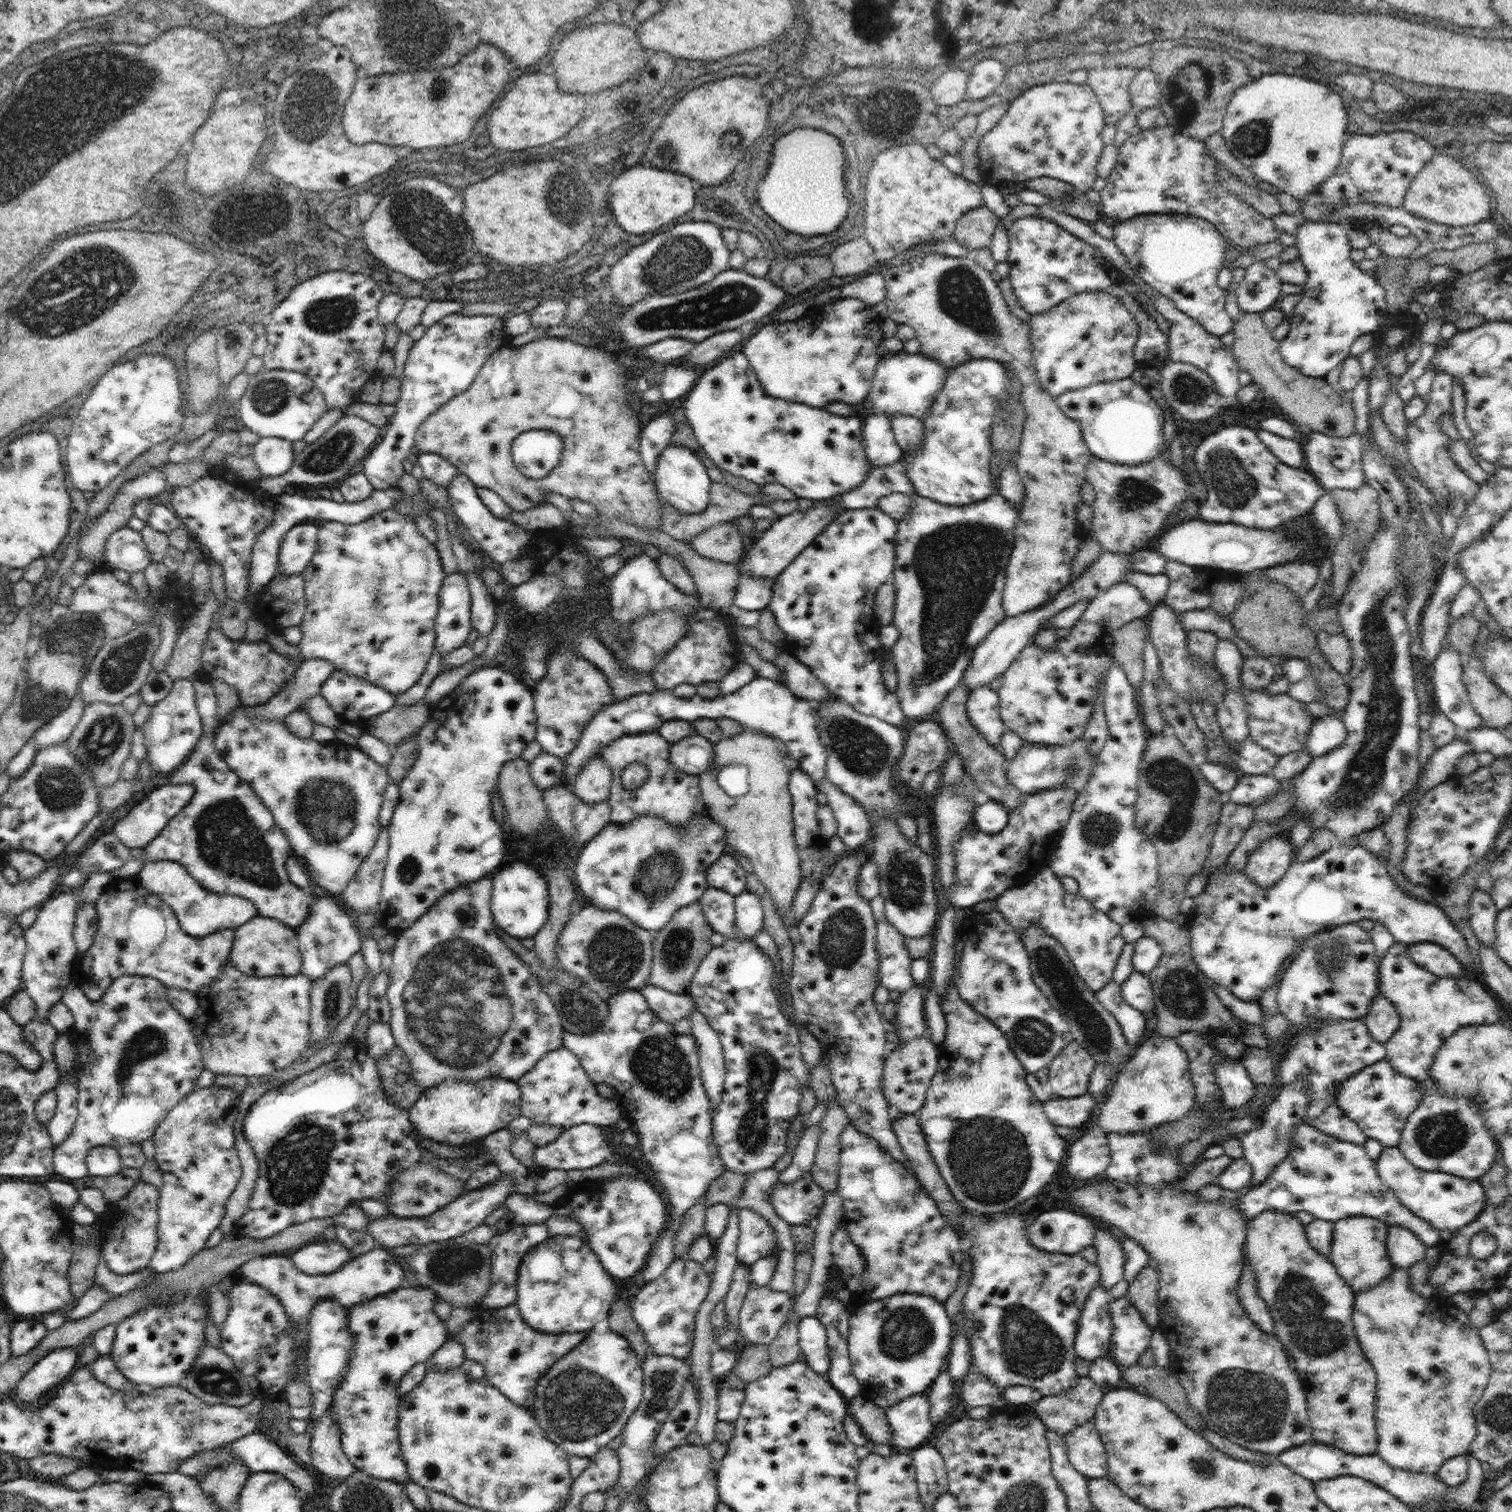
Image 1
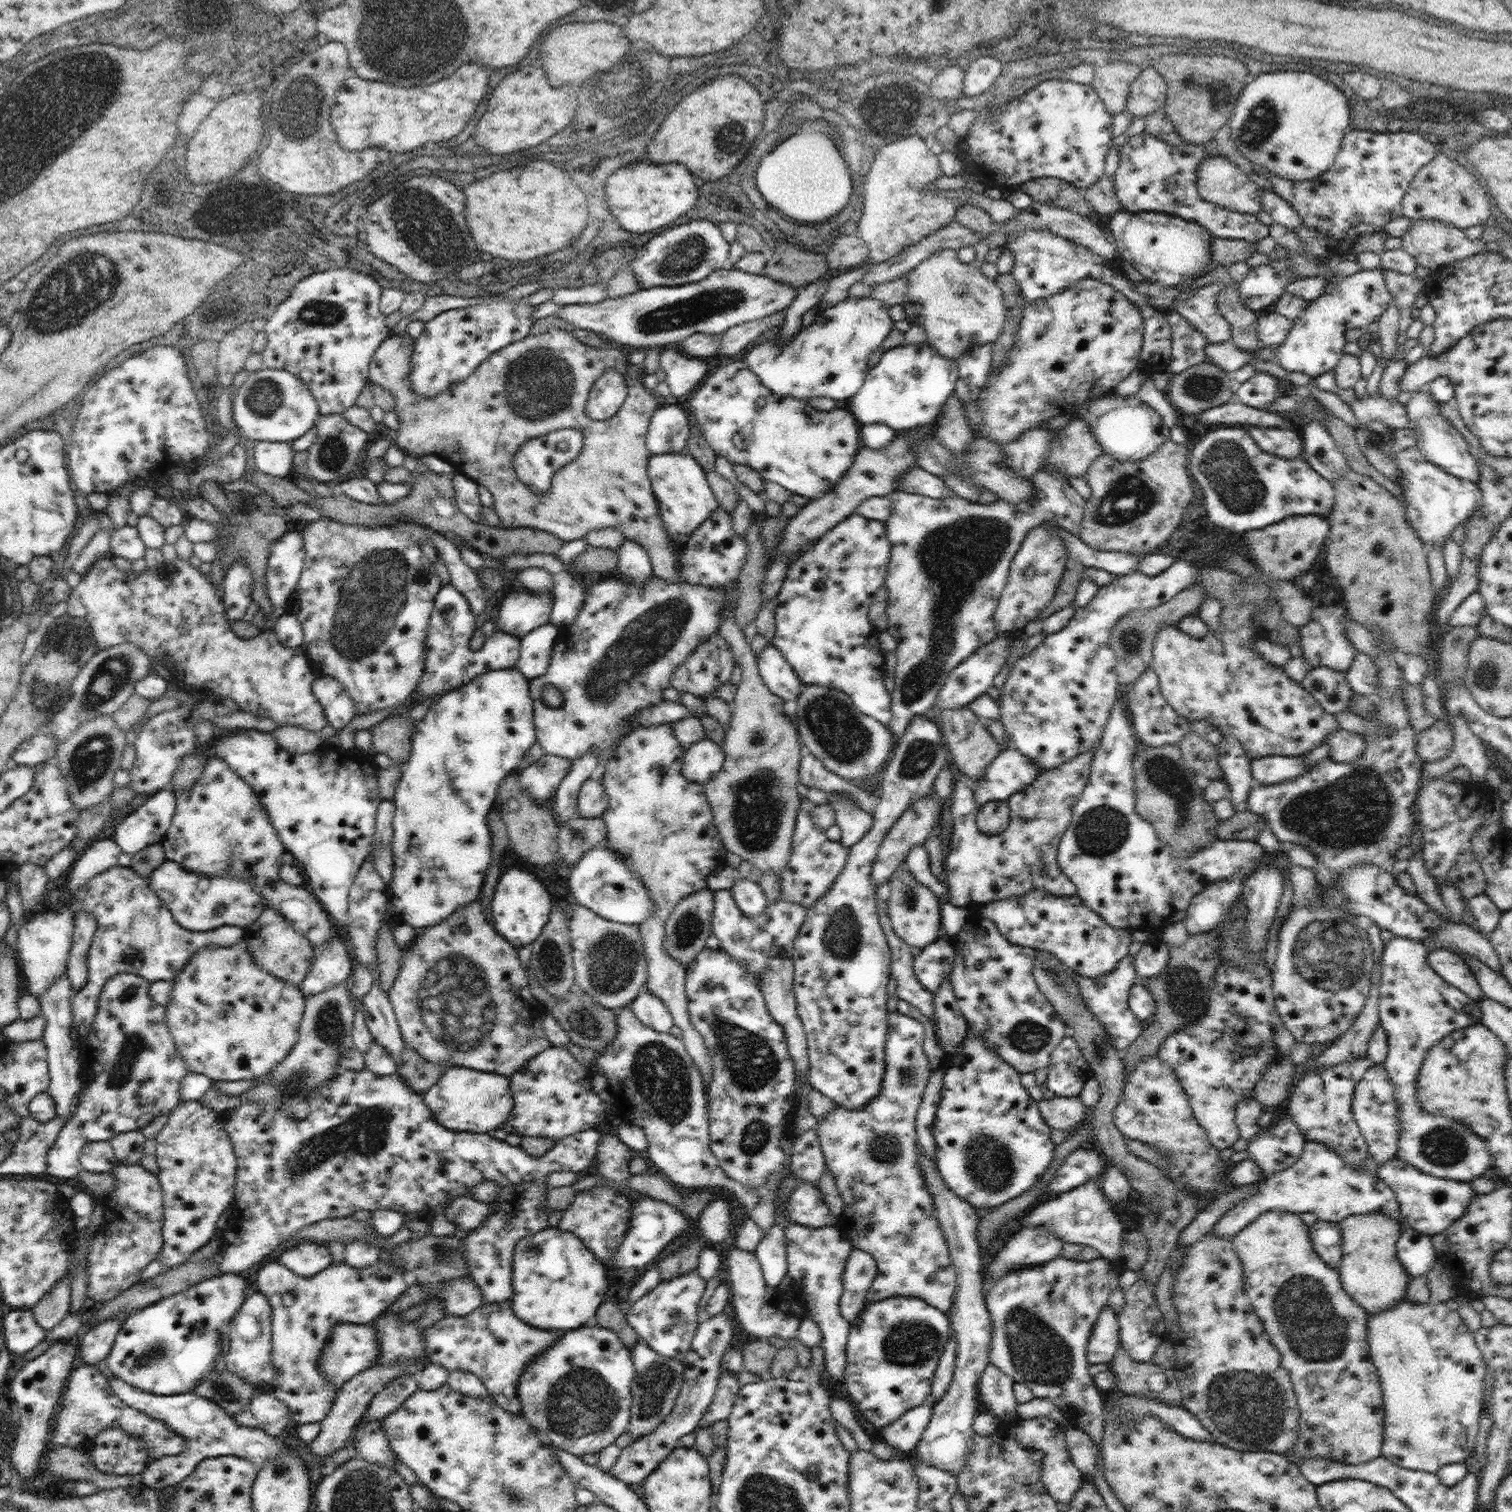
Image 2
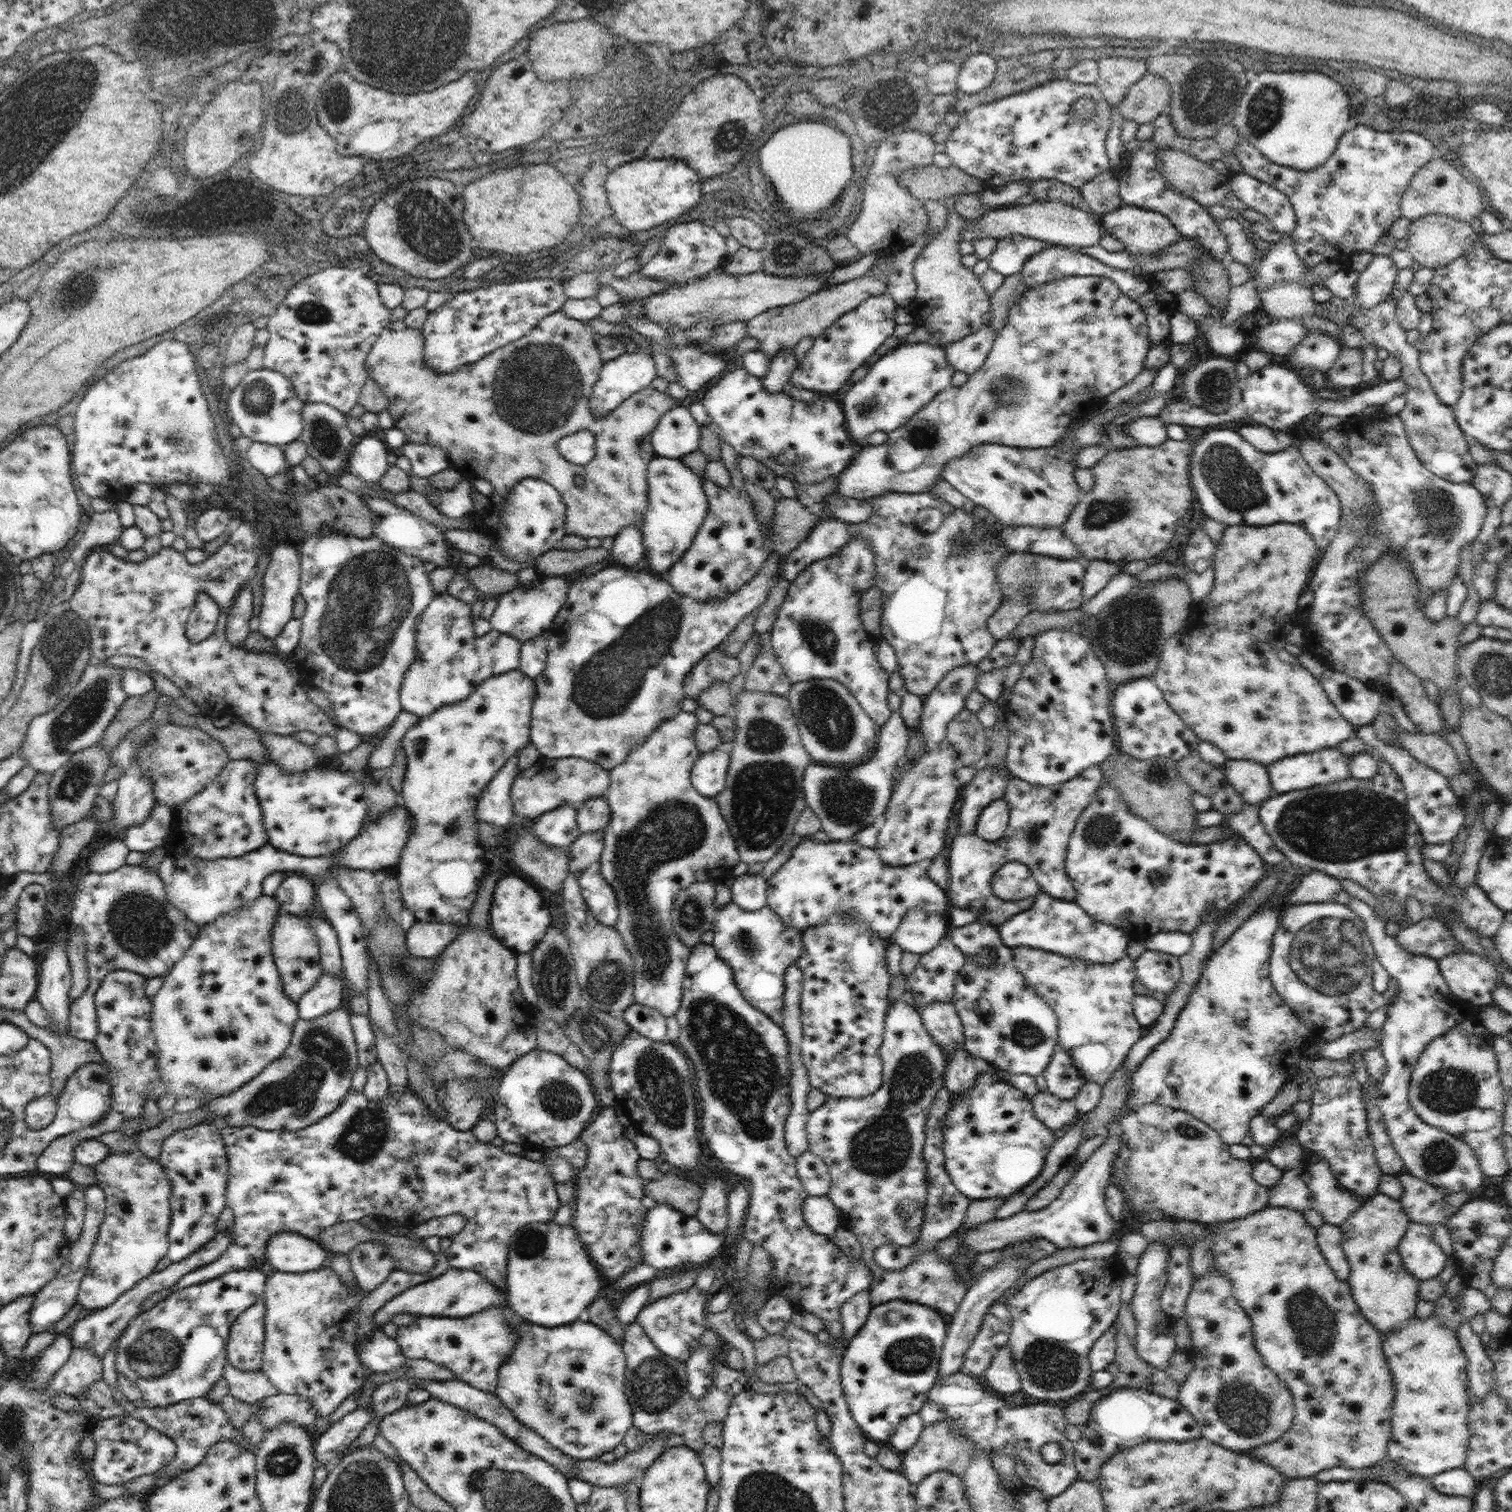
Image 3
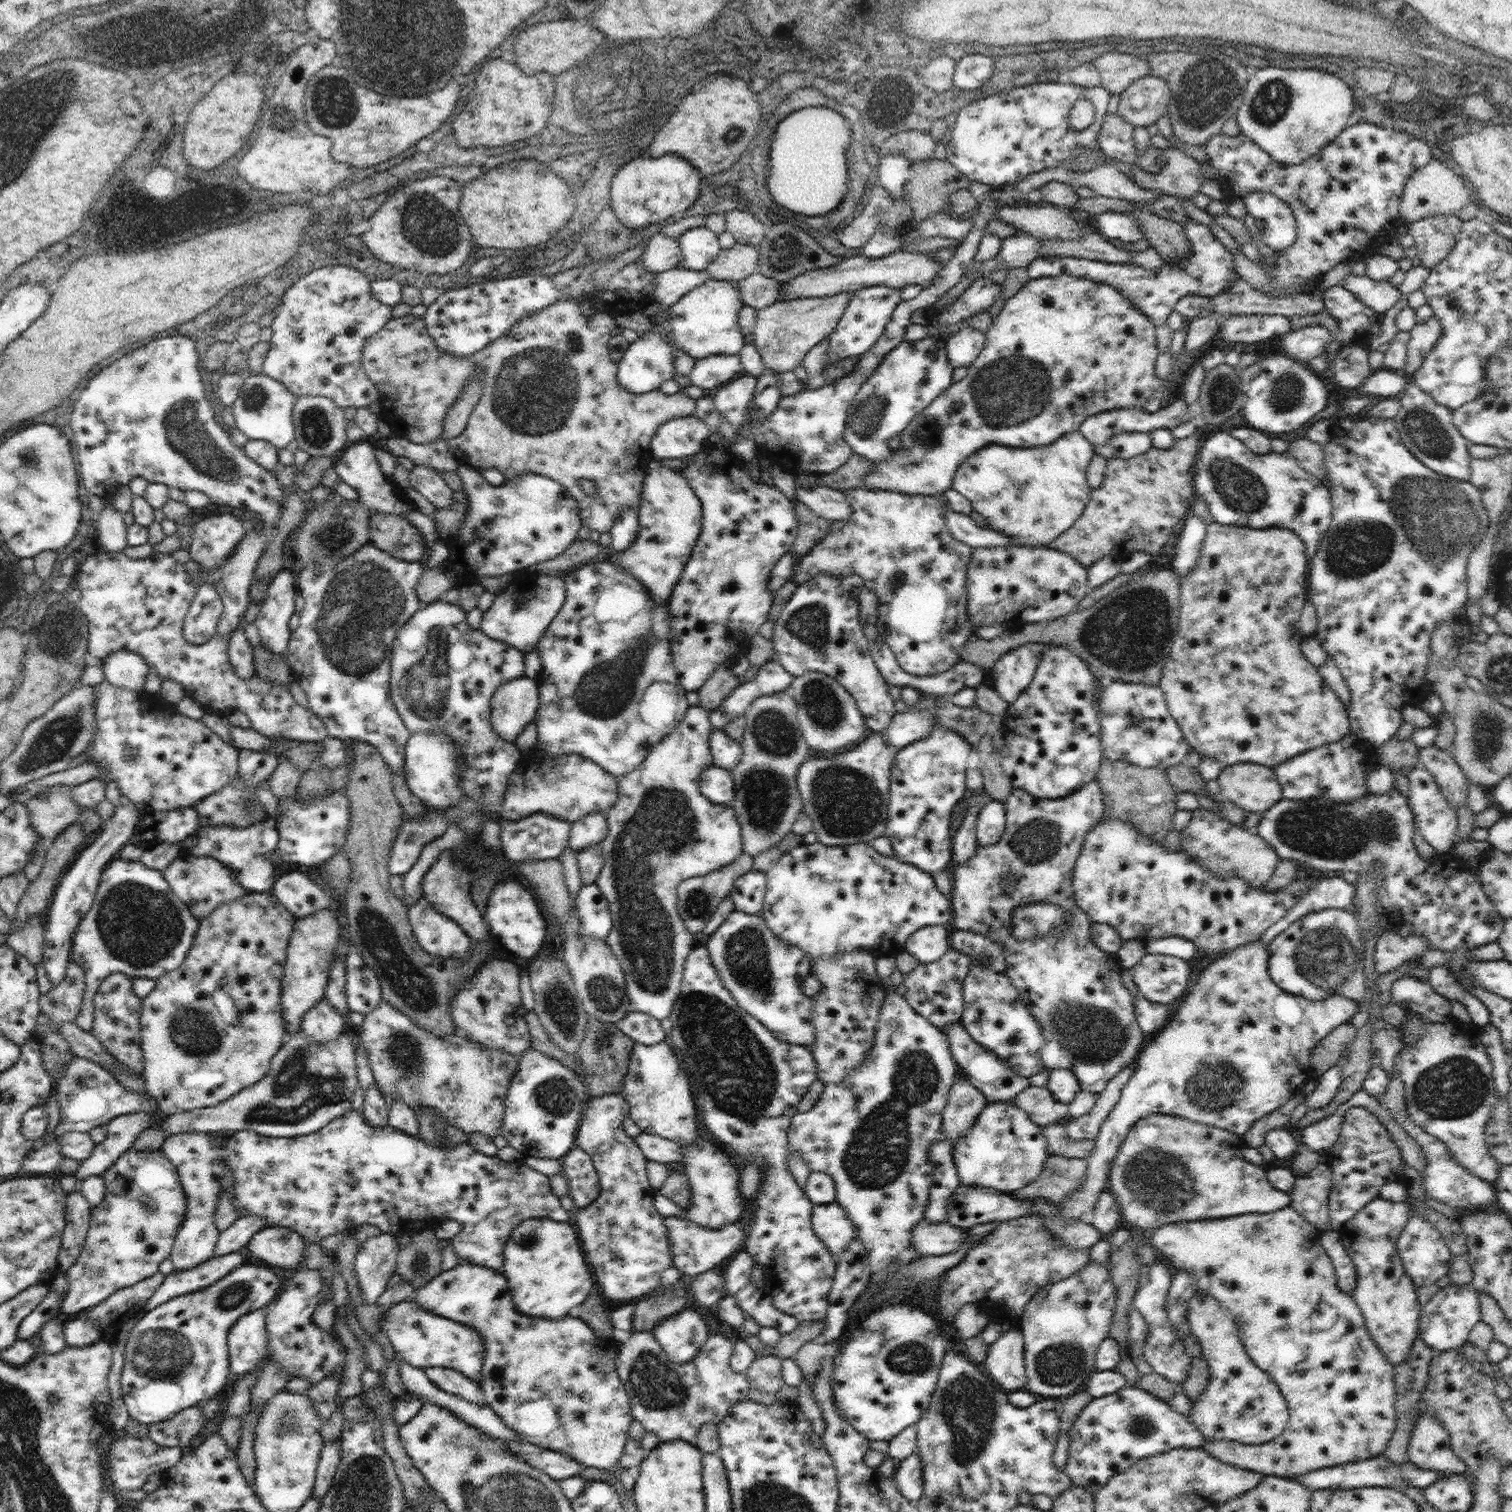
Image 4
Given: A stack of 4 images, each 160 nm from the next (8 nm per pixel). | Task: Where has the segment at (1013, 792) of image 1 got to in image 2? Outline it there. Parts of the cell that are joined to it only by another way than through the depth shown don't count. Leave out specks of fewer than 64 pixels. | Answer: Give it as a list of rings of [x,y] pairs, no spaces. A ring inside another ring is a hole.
[[[942,708],[941,718],[943,742],[950,754],[951,766],[961,777],[967,779],[971,784],[976,784],[986,772],[993,760],[1002,750],[994,741],[988,728],[982,725],[979,718],[968,708]]]

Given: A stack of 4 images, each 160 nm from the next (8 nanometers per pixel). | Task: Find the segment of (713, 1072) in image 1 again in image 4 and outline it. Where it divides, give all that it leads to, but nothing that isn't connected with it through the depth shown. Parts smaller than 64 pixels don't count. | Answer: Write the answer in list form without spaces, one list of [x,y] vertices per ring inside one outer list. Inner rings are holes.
[[[699,704],[688,706],[678,726],[662,738],[644,762],[617,779],[619,799],[606,814],[608,832],[601,842],[605,861],[595,883],[607,898],[614,921],[605,941],[624,971],[631,1008],[661,1021],[672,1012],[680,992],[686,957],[697,945],[696,936],[686,928],[677,911],[678,885],[686,879],[706,876],[729,866],[744,853],[741,826],[734,809],[727,804],[710,802],[699,787],[703,770],[713,765],[709,741],[714,729],[709,714],[710,711]]]

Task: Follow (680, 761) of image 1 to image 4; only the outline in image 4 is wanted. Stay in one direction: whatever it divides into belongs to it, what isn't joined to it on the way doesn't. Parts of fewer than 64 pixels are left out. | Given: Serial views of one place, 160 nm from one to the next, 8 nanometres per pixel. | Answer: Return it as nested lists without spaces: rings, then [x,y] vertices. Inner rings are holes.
[[[714,764],[703,770],[699,787],[701,793],[714,804],[730,805],[730,802],[735,800],[733,774]]]

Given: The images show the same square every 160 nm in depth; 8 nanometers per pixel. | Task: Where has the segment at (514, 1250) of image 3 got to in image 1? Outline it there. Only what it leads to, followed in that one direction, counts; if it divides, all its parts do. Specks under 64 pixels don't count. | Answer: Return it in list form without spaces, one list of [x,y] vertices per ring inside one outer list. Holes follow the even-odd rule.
[[[577,1235],[549,1236],[533,1249],[528,1249],[518,1269],[516,1288],[515,1304],[524,1322],[536,1330],[550,1334],[589,1331],[596,1322],[607,1318],[616,1292],[612,1277],[606,1272],[596,1253],[588,1242]]]

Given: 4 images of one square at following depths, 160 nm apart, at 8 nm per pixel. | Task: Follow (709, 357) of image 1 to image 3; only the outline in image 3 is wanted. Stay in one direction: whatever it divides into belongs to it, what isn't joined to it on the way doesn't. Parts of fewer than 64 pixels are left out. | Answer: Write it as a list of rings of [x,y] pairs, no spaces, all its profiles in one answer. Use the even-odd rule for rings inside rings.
[[[866,273],[859,279],[852,279],[830,288],[822,289],[816,294],[808,295],[804,300],[786,306],[779,306],[761,312],[757,317],[746,322],[747,337],[756,338],[760,342],[767,357],[772,360],[781,348],[794,348],[802,338],[816,338],[820,333],[840,320],[843,314],[854,310],[870,295],[879,295],[887,290],[886,281],[876,278],[872,273]]]

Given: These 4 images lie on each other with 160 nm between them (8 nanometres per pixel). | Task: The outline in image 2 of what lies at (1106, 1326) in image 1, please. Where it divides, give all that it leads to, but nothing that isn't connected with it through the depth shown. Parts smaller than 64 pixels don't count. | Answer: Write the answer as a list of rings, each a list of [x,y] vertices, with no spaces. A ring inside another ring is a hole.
[[[1108,1305],[1103,1306],[1098,1315],[1087,1346],[1087,1359],[1090,1364],[1110,1364],[1121,1344],[1117,1314]]]

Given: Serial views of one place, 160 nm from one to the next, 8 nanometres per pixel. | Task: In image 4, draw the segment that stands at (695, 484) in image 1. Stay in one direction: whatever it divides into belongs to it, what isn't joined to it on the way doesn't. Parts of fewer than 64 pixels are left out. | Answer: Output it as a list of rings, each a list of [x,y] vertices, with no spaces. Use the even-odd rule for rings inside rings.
[[[659,459],[647,464],[639,504],[637,537],[625,551],[614,552],[608,561],[626,572],[631,572],[652,595],[654,603],[669,601],[672,590],[691,557],[702,528],[701,500],[684,478],[681,471],[664,466]]]

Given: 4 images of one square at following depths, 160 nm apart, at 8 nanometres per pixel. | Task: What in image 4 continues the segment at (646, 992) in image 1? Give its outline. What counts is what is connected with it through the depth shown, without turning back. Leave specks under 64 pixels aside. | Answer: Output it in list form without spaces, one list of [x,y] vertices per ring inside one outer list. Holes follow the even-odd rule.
[[[631,1009],[627,1015],[615,1025],[627,1034],[635,1043],[639,1042],[646,1046],[658,1044],[669,1040],[661,1025],[661,1020],[650,1016],[642,1011]]]

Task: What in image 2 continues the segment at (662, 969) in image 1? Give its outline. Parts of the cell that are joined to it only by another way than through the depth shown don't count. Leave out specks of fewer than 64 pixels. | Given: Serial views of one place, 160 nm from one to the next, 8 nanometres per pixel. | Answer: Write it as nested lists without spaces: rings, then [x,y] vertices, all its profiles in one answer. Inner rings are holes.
[[[708,887],[683,898],[666,919],[664,948],[667,955],[679,960],[685,969],[694,962],[696,955],[706,946],[706,939],[712,934],[714,914],[714,891]]]

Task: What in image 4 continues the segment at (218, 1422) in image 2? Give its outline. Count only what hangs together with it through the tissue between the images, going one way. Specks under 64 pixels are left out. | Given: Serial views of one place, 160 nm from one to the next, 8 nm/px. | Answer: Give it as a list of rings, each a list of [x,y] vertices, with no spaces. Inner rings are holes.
[[[201,1404],[181,1410],[174,1418],[149,1425],[149,1437],[160,1446],[179,1446],[182,1450],[192,1447],[192,1440],[198,1438],[206,1428]]]

